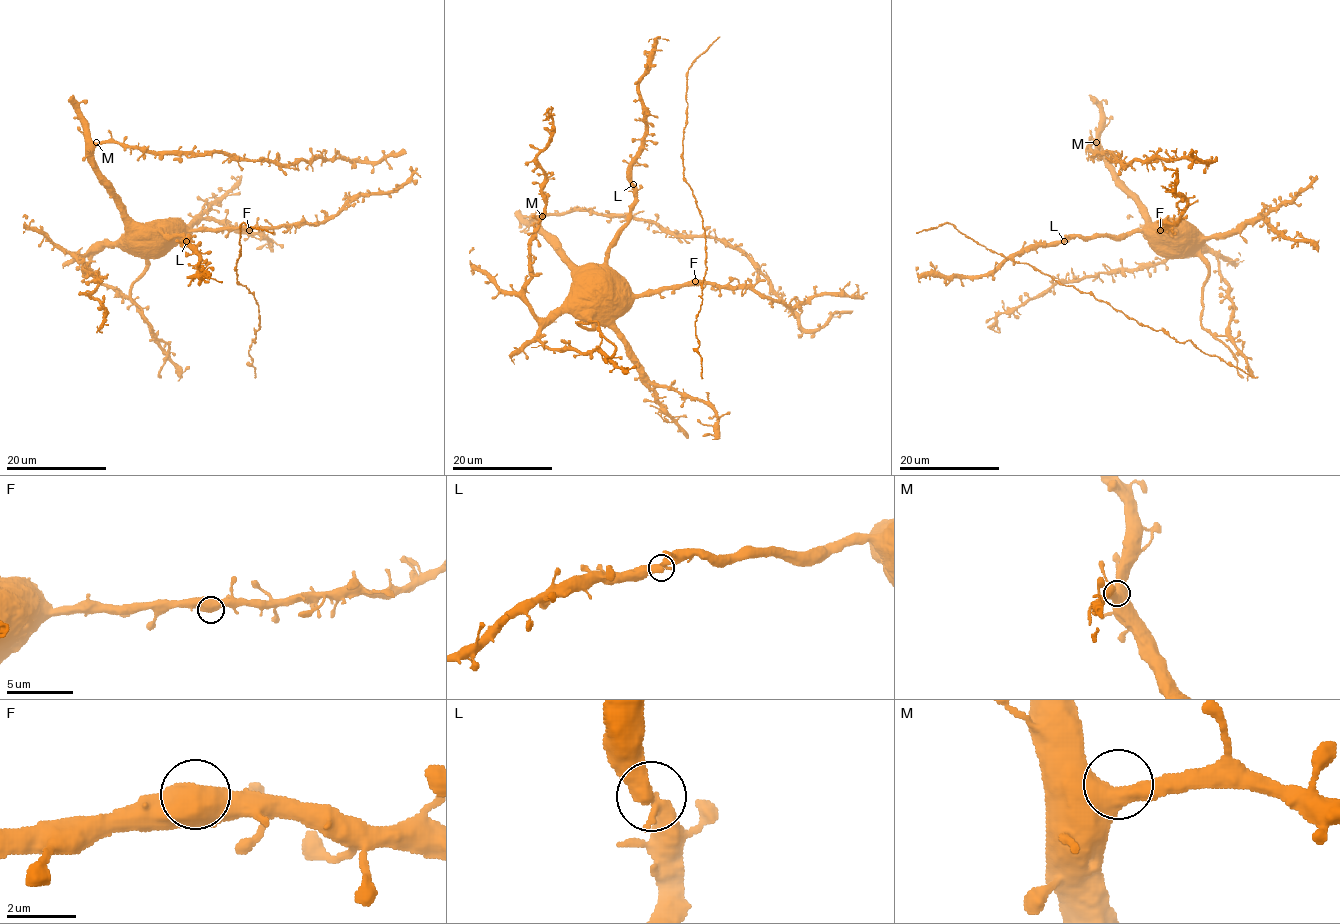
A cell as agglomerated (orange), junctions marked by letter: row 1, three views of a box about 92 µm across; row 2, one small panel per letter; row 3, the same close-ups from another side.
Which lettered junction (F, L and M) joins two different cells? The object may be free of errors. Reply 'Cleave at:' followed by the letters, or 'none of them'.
Cleave at: none of them

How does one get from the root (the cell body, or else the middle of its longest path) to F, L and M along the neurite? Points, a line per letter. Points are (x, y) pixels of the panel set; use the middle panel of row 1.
F: (615, 293), (660, 293), (690, 286), (695, 281)
L: (615, 293), (615, 278), (607, 267), (607, 252), (633, 205), (633, 184)
M: (615, 293), (606, 293), (541, 233), (542, 216)

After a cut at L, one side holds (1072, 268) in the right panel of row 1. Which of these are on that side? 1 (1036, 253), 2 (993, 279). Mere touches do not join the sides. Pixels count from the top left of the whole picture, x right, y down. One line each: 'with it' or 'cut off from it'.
1: cut off from it
2: cut off from it

